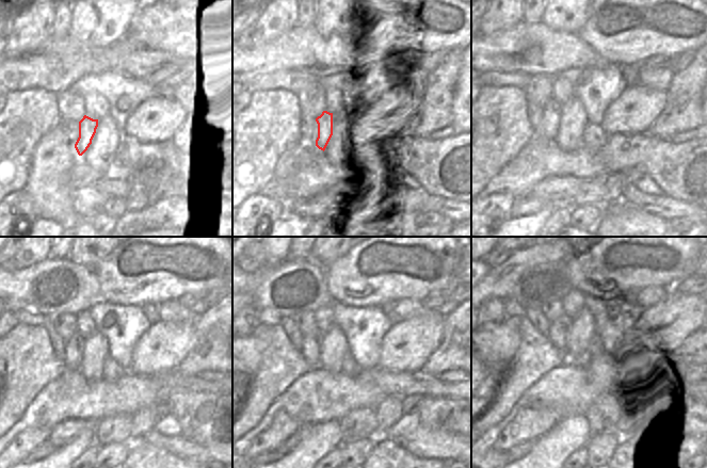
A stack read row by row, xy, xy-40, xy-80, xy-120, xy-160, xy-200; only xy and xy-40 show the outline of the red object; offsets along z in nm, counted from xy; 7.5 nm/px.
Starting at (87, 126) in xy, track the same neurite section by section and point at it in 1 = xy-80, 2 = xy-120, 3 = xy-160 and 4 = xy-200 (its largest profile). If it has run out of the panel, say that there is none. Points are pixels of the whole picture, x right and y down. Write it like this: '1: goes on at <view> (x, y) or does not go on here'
1: goes on at xy-80 (551, 111)
2: goes on at xy-120 (74, 347)
3: goes on at xy-160 (311, 348)
4: goes on at xy-200 (556, 334)

